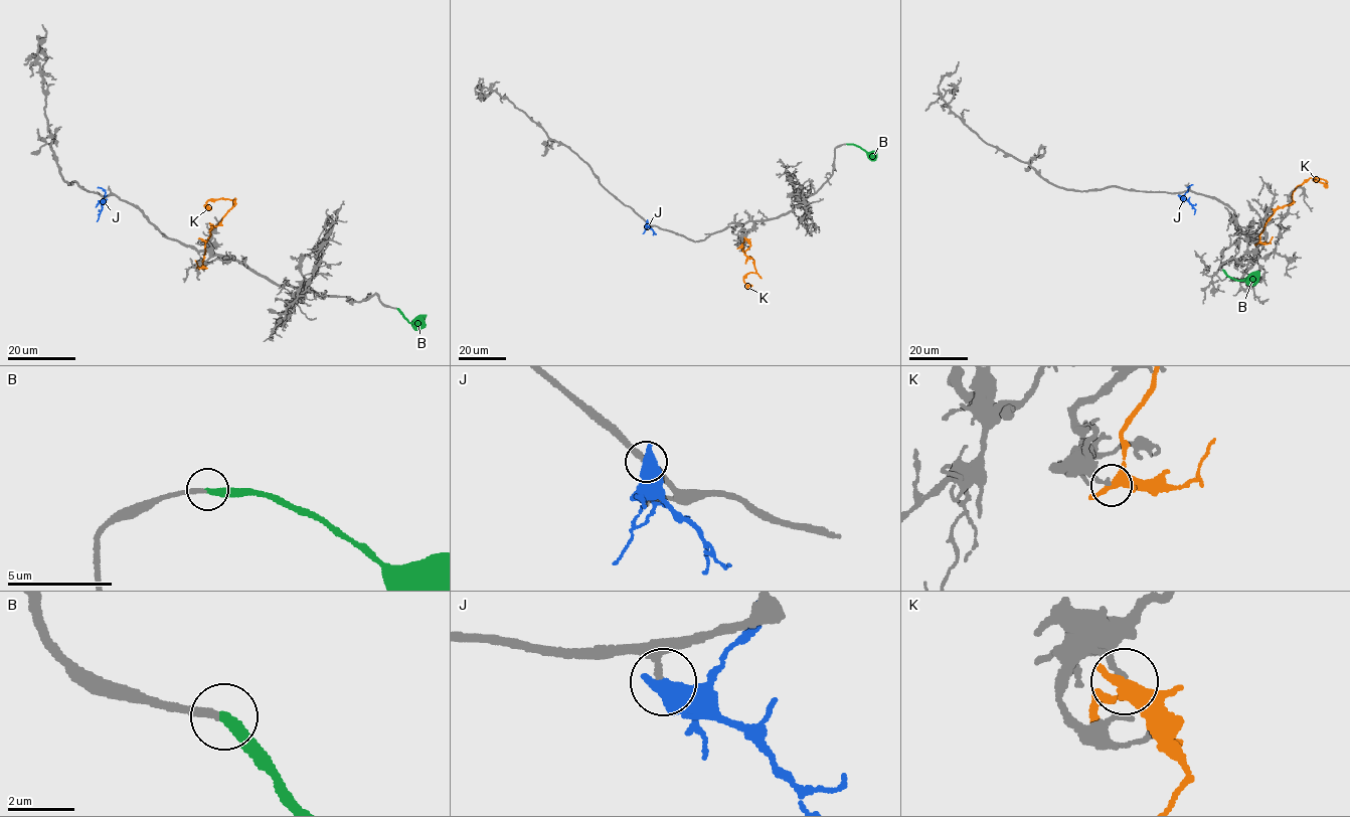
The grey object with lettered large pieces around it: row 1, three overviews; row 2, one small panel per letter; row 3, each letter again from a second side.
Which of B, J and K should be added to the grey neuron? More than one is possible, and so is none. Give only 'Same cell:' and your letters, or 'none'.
Same cell: B

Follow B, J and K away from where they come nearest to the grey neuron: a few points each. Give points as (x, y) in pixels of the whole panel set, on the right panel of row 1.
B: (1222, 270), (1238, 281), (1259, 272)
J: (1180, 196), (1191, 205), (1194, 214)
K: (1257, 242), (1264, 224), (1274, 211), (1290, 204), (1296, 187), (1312, 177), (1318, 177), (1313, 178), (1327, 187)

